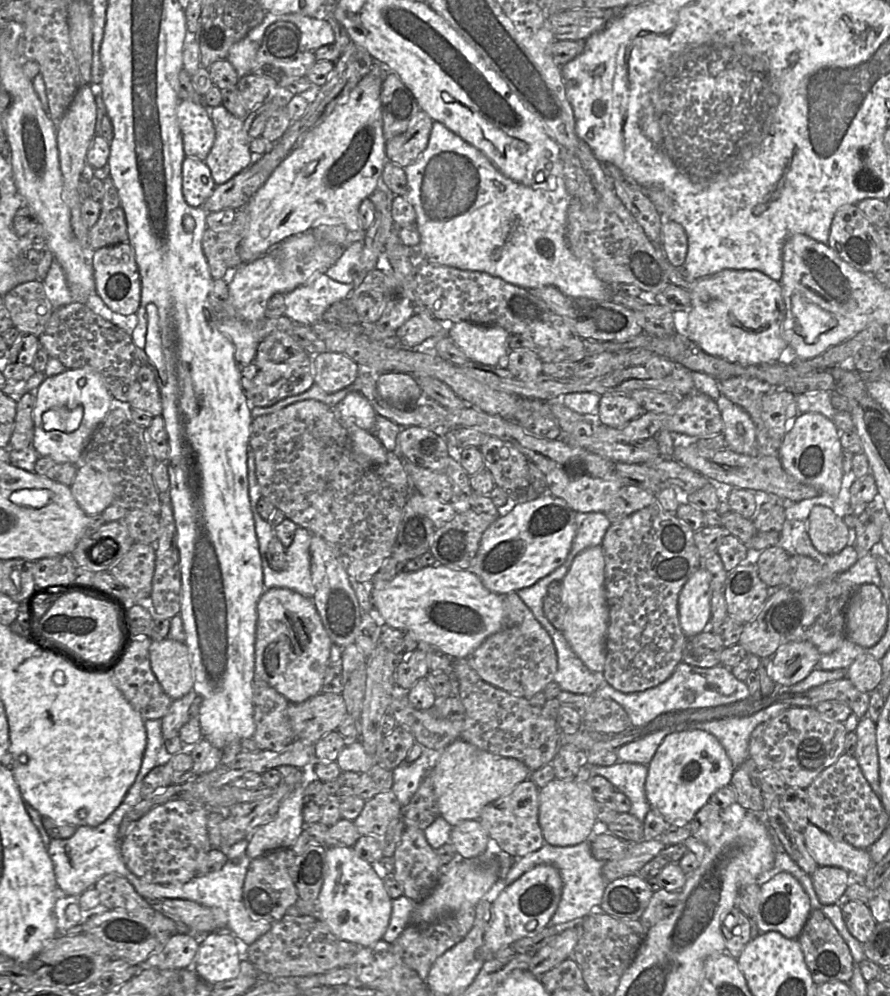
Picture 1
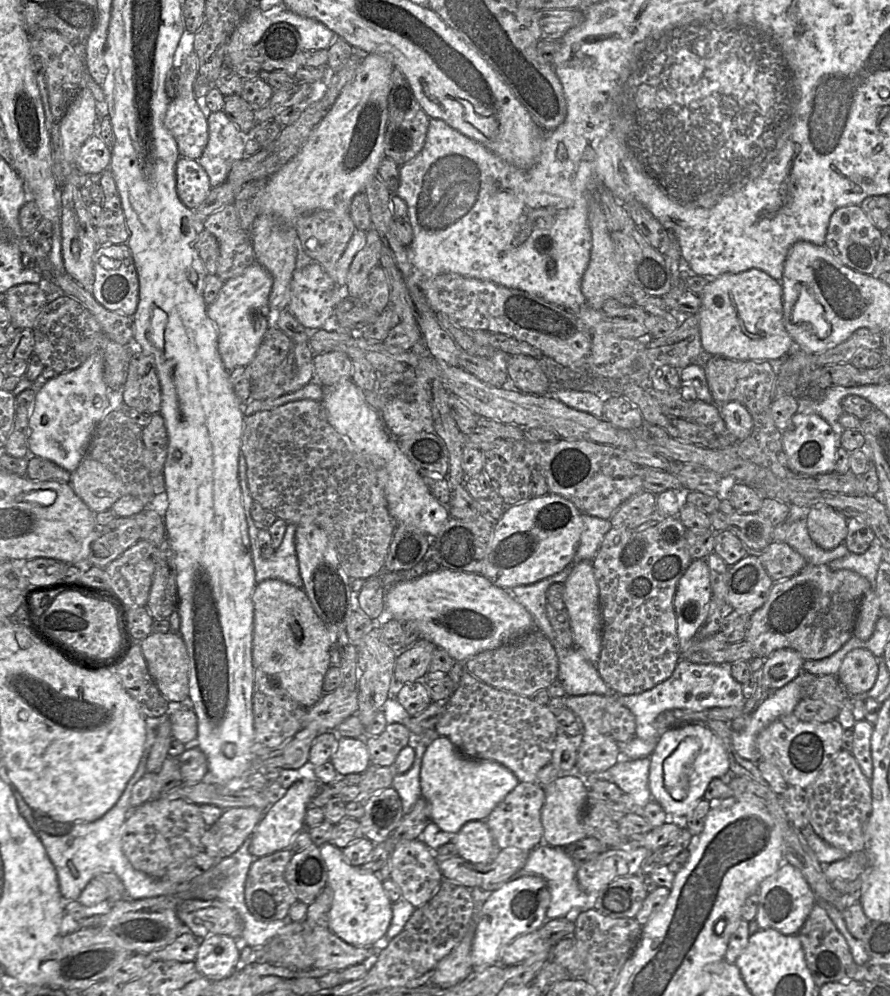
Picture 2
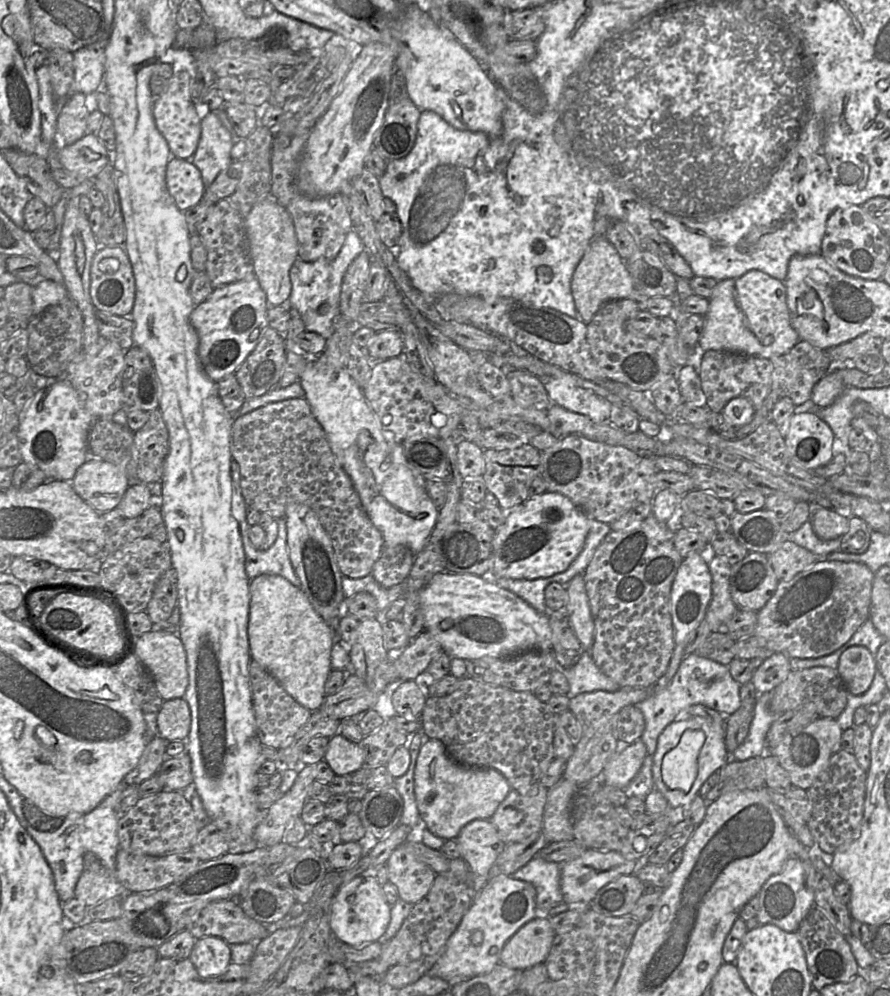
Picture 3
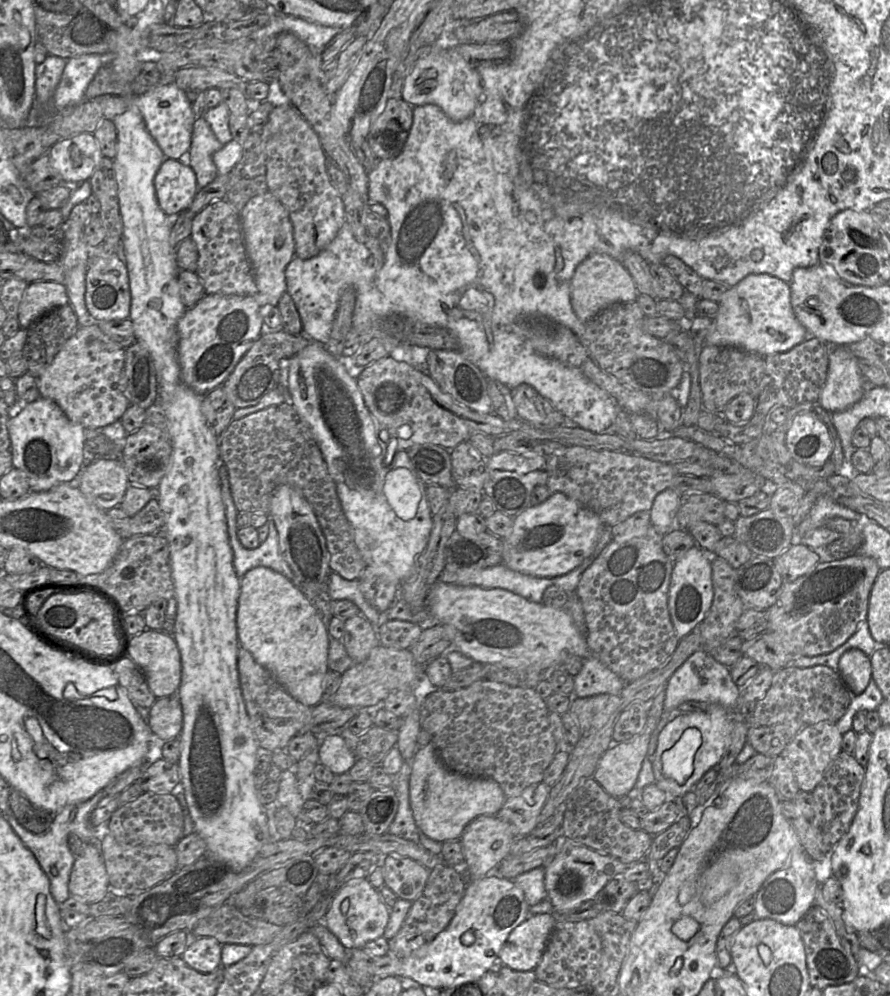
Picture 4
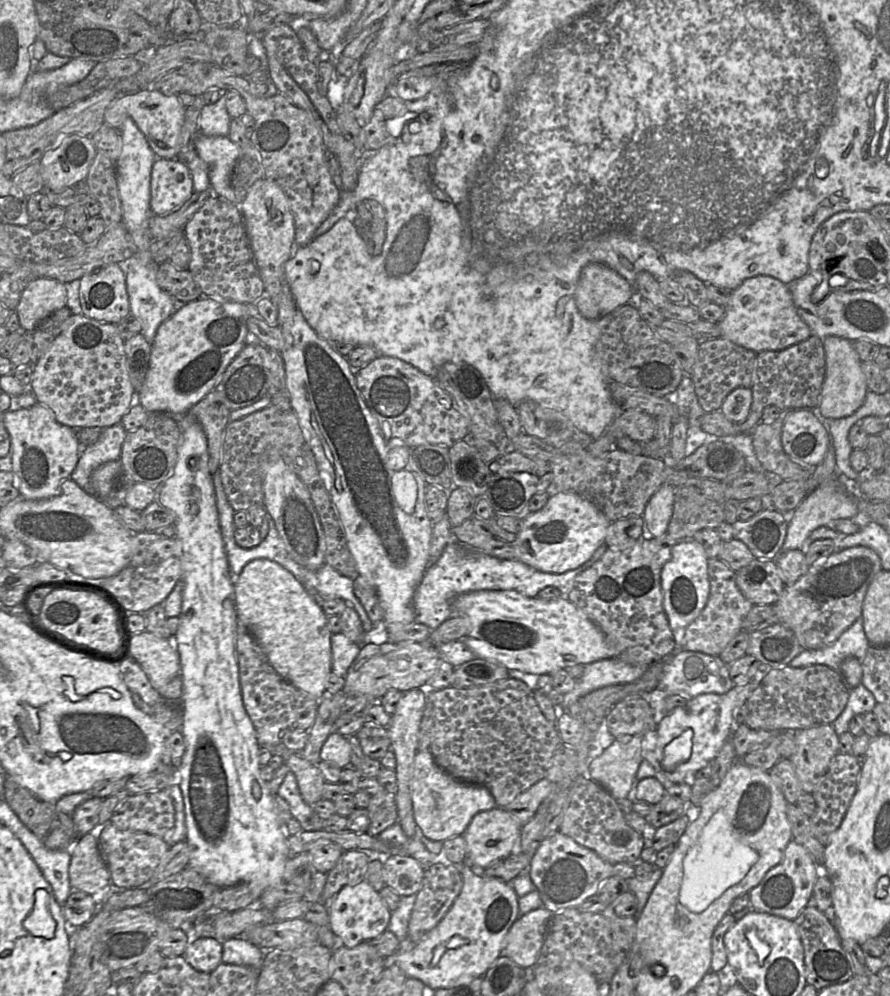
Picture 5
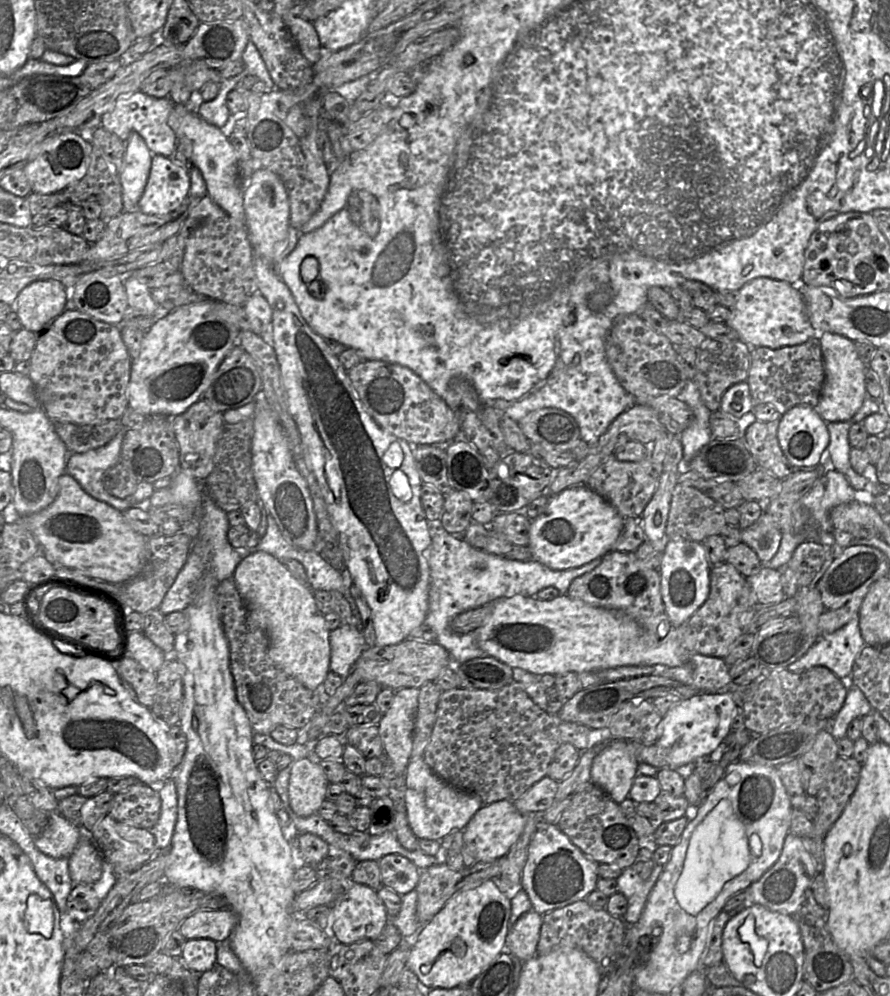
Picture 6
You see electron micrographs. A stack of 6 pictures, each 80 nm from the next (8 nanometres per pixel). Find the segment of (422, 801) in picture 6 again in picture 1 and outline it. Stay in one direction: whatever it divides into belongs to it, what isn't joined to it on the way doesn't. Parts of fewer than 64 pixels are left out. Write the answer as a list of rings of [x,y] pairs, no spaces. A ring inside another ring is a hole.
[[[462,739],[452,742],[437,754],[430,769],[439,815],[452,827],[465,820],[479,819],[487,804],[509,795],[530,774],[529,768],[520,760],[481,750]]]

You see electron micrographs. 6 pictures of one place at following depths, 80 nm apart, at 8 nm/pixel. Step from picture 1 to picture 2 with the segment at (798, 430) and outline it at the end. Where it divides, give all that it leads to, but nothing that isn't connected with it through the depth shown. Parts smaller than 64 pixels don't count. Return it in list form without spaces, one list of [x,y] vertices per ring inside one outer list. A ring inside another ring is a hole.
[[[794,414],[788,427],[783,431],[782,442],[789,467],[795,472],[806,475],[833,472],[836,452],[840,446],[839,433],[836,433],[820,415]]]

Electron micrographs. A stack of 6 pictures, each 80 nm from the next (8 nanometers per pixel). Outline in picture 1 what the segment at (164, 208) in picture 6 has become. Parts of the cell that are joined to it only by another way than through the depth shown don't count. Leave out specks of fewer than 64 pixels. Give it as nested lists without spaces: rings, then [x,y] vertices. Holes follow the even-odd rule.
[[[185,157],[182,164],[182,192],[188,205],[203,207],[212,195],[216,183],[205,161]]]

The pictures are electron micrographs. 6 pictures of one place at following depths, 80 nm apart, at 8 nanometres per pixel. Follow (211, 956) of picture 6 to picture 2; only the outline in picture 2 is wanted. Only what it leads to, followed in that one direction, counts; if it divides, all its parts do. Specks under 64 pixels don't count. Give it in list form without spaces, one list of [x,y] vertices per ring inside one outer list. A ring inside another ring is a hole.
[[[211,935],[199,940],[200,945],[194,963],[206,978],[221,980],[239,968],[241,940],[227,935]]]

